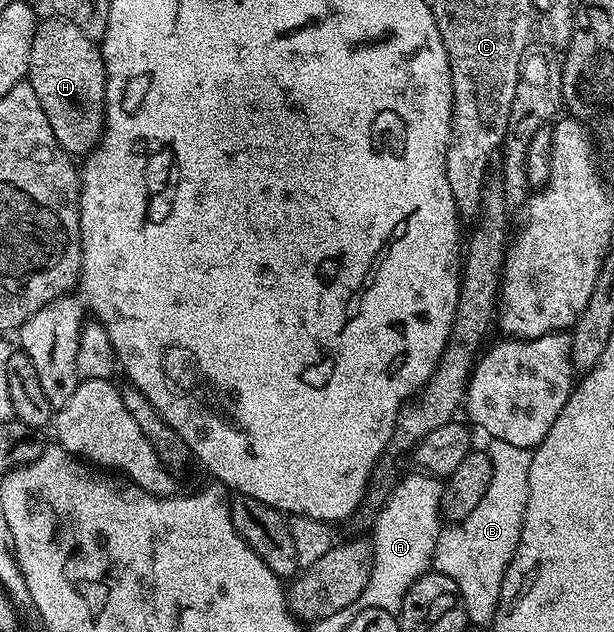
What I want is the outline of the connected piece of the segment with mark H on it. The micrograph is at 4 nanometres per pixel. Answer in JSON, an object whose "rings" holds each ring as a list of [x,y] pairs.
{"rings":[[[52,19],[35,34],[27,83],[35,90],[61,149],[81,158],[97,147],[105,131],[105,63],[98,41],[87,38],[70,20]]]}

